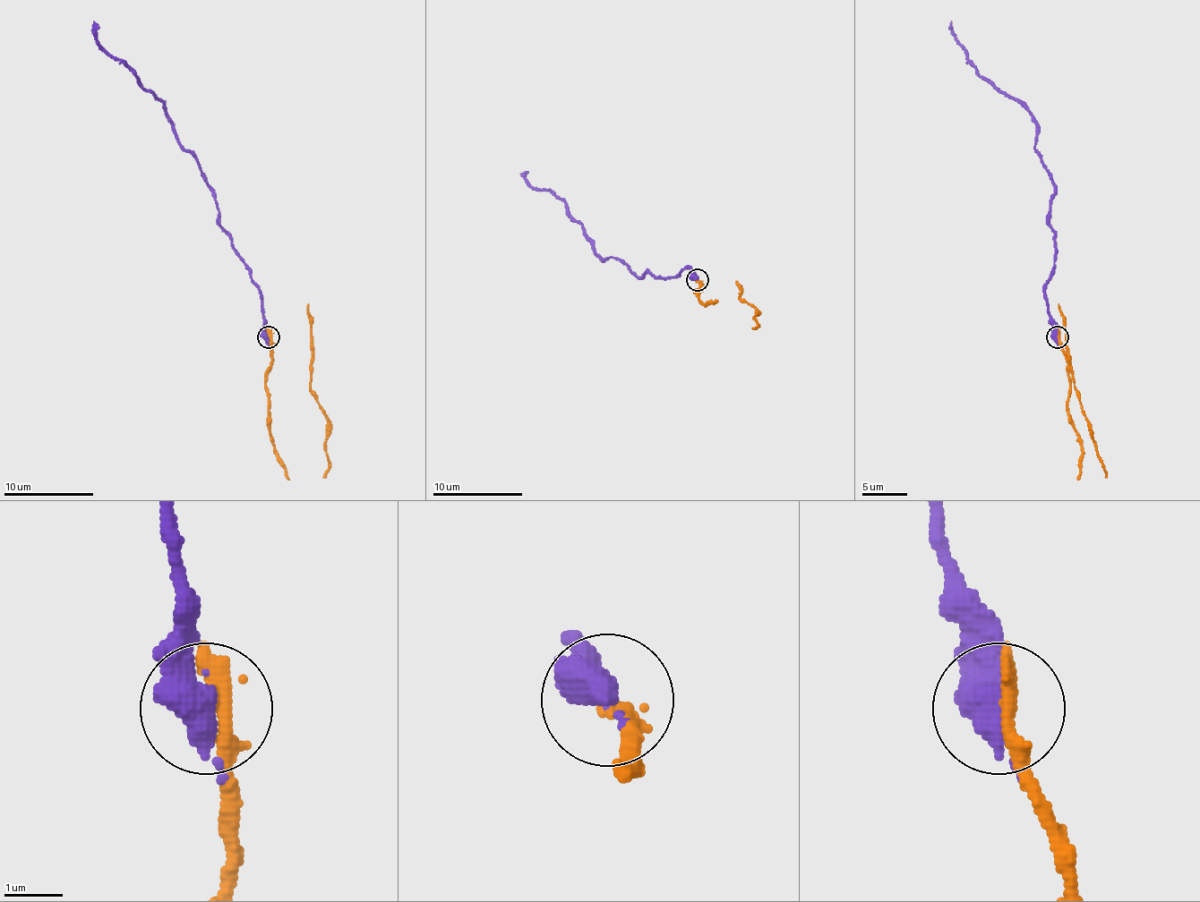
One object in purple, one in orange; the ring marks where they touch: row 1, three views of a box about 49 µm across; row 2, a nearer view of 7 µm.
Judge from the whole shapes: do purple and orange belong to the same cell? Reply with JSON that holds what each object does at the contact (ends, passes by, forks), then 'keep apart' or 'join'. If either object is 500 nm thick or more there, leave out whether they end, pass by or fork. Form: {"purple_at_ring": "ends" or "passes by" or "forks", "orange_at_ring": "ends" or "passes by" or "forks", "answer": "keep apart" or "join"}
{"purple_at_ring": "passes by", "orange_at_ring": "ends", "answer": "join"}

